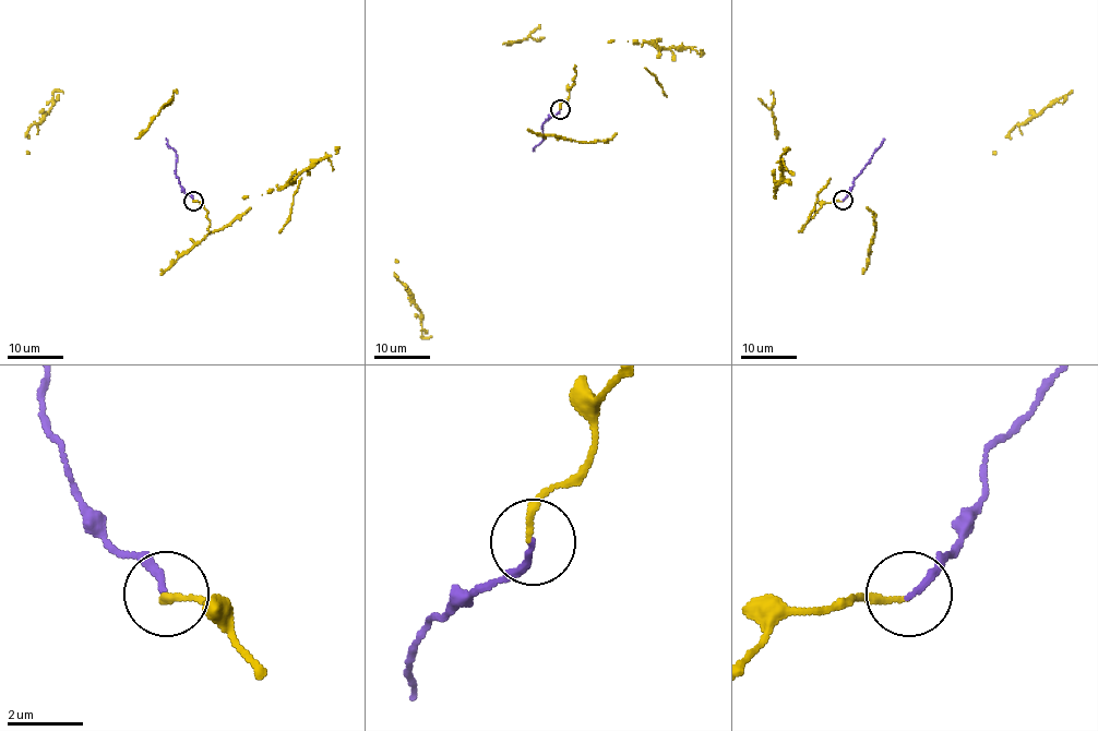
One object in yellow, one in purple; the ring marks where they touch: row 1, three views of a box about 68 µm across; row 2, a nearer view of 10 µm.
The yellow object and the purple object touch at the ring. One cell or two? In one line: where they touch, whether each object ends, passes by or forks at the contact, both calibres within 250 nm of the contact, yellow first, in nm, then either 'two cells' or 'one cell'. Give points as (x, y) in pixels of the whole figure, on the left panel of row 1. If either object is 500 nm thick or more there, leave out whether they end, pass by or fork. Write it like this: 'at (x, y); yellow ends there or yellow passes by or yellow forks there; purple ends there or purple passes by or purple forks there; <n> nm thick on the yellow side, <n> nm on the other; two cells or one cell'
at (193, 201); yellow ends there; purple ends there; 160 nm thick on the yellow side, 170 nm on the other; one cell

